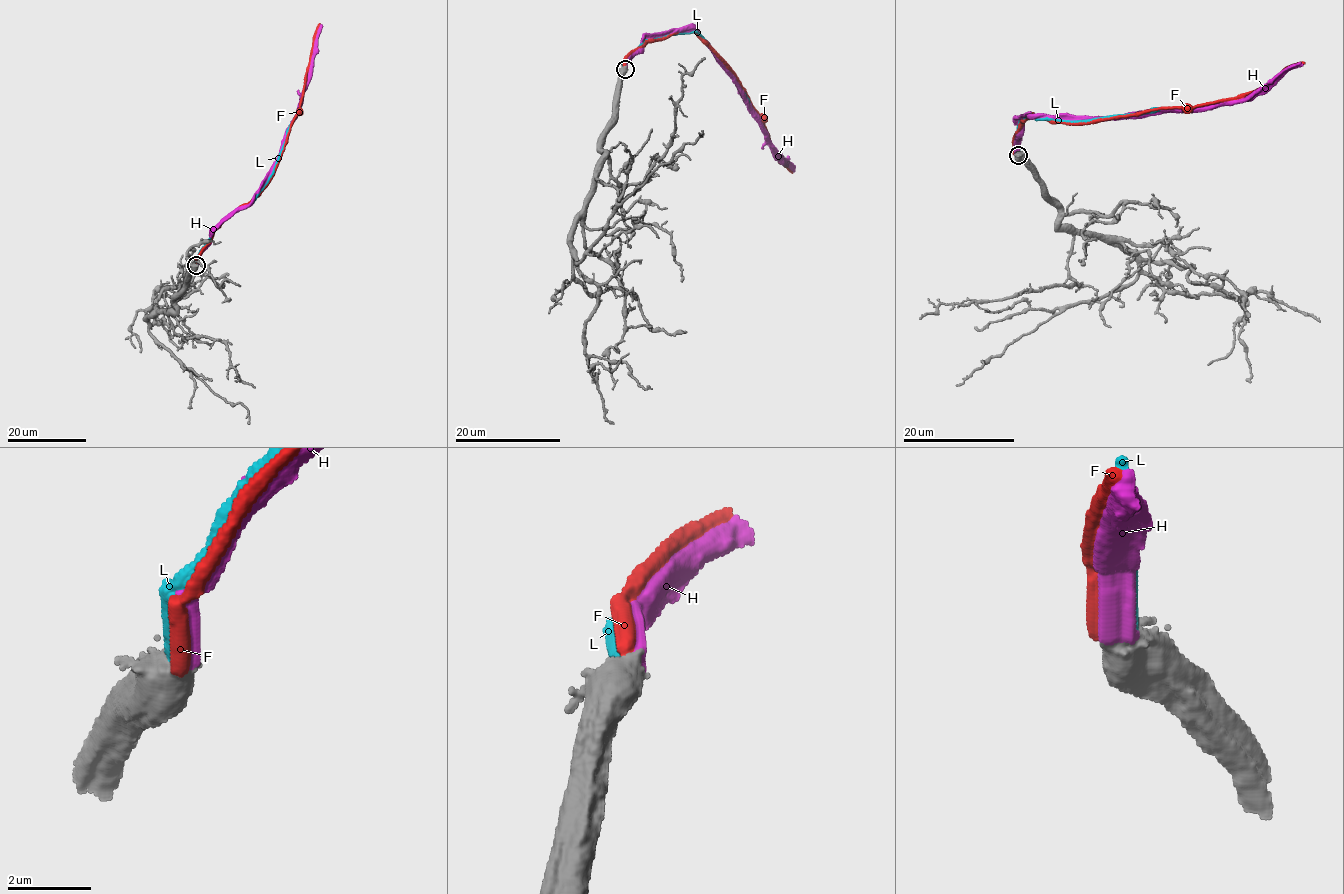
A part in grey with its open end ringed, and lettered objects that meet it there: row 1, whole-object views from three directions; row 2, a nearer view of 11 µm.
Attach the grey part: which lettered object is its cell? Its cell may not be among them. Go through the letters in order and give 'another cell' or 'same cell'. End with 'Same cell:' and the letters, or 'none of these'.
F: another cell
H: another cell
L: another cell
Same cell: none of these

